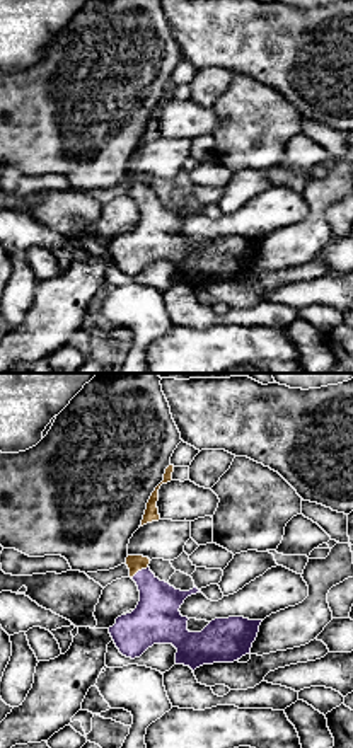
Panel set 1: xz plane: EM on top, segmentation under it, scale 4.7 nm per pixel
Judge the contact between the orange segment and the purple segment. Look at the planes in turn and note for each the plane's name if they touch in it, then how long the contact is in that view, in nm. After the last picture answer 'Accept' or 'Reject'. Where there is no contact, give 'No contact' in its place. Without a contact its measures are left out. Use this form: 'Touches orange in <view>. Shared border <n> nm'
Touches orange in xz. Shared border 100 nm

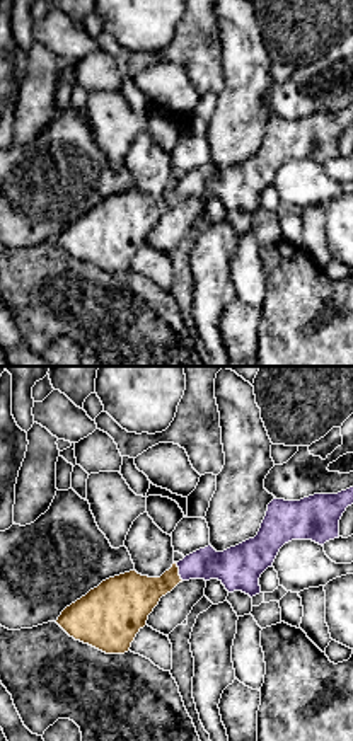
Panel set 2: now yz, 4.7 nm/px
Touches orange in yz. Shared border 100 nm

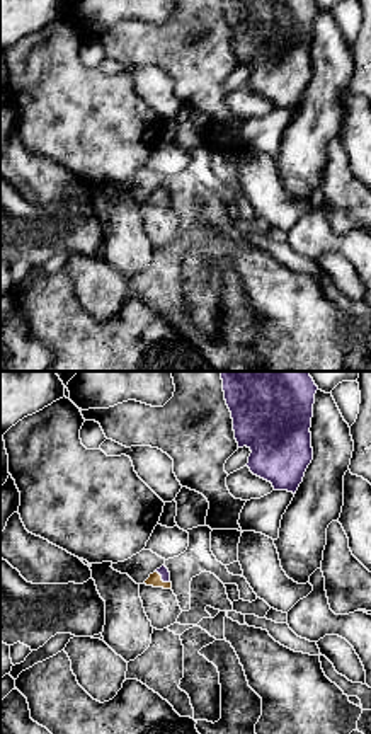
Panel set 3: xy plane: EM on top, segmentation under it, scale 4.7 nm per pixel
Touches orange in xy. Shared border 90 nm

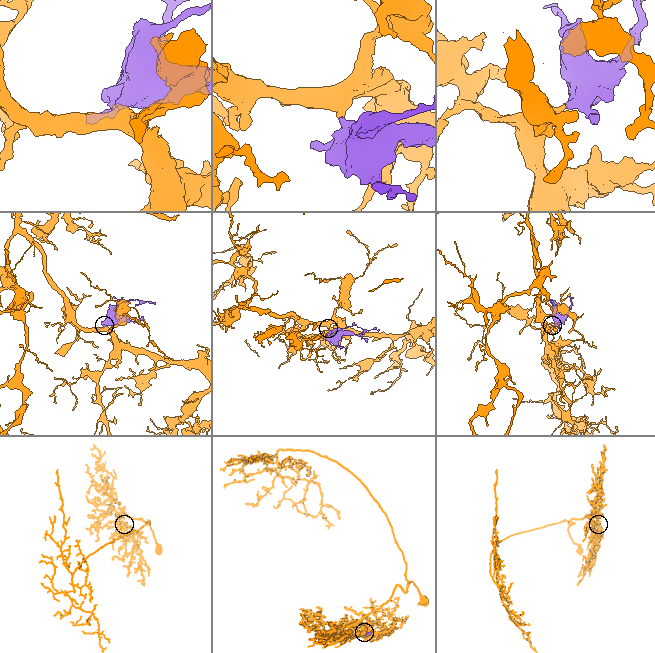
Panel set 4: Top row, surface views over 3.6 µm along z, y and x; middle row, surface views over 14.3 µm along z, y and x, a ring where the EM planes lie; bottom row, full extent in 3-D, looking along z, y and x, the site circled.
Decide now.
Accept

